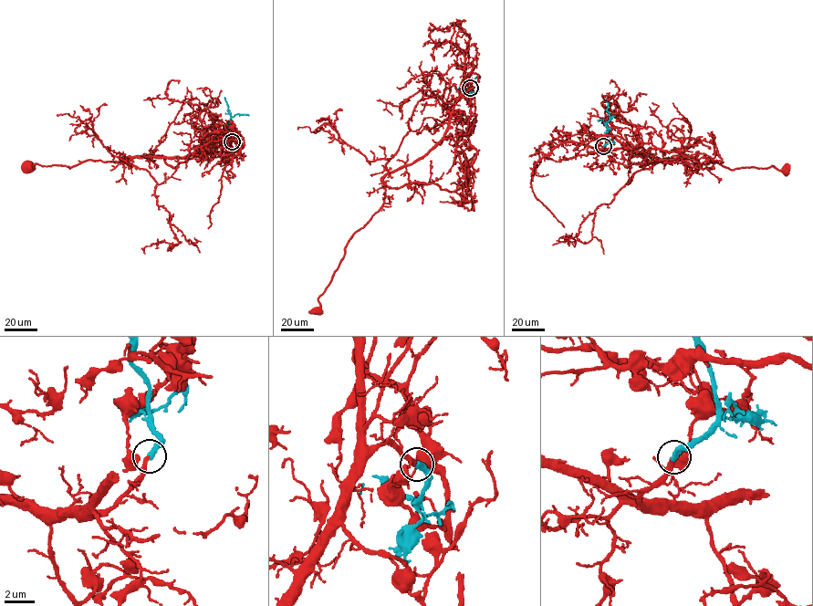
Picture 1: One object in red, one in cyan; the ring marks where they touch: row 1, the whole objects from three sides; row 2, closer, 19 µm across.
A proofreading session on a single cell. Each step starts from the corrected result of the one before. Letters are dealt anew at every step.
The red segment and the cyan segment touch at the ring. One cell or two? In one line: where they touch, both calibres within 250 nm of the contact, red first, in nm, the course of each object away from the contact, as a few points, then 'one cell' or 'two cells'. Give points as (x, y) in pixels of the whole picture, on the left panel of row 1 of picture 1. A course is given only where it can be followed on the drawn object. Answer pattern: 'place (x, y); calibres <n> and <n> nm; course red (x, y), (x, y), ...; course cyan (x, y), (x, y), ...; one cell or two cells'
place (232, 141); calibres 200 and 380 nm; course red (232, 141), (188, 156), (123, 155), (29, 169); course cyan (232, 141), (230, 115), (224, 97); one cell

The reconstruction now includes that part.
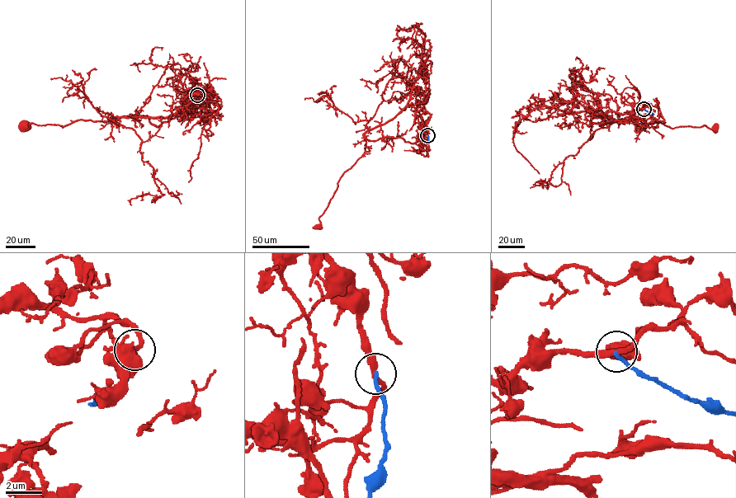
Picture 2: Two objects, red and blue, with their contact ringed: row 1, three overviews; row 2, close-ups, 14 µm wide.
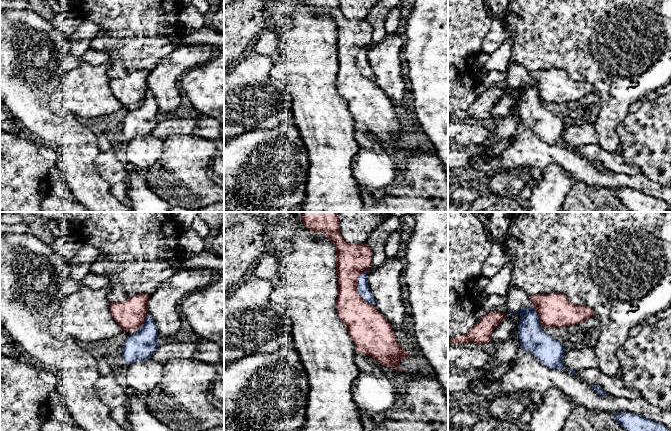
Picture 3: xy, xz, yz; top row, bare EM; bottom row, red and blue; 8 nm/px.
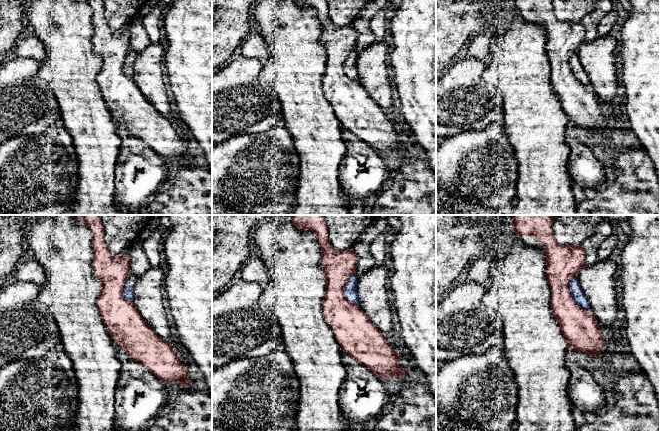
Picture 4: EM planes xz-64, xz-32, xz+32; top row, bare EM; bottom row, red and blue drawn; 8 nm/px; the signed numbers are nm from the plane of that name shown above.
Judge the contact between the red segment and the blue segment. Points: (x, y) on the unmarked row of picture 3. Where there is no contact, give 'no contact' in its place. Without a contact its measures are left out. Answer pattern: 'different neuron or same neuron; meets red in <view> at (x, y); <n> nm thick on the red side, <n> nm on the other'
different neuron; meets red in xz at (356, 65); 280 nm thick on the red side, 100 nm on the other

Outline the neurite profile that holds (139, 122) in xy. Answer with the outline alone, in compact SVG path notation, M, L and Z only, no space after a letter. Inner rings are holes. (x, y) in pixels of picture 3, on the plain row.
M148 89L140 106L127 113L123 121L123 136L128 141L151 134L159 121L158 115L158 104Z

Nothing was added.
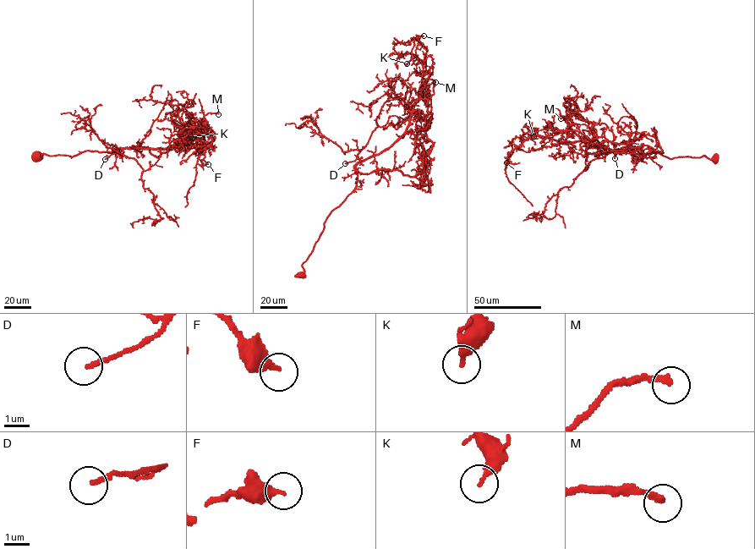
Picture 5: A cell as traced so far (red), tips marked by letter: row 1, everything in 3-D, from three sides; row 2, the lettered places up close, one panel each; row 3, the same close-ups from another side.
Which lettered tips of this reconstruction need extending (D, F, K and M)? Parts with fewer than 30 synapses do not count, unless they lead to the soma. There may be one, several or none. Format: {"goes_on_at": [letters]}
{"goes_on_at": ["M"]}

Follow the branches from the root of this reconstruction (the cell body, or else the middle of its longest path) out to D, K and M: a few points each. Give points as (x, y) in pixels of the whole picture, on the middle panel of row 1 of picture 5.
D: (301, 275), (302, 265), (312, 250), (326, 217), (356, 185), (355, 166), (360, 161), (345, 163)
K: (301, 275), (326, 217), (354, 189), (355, 166), (388, 149), (405, 130), (423, 71), (415, 56), (407, 63)
M: (301, 275), (326, 217), (354, 189), (355, 166), (400, 138), (420, 93), (435, 82)

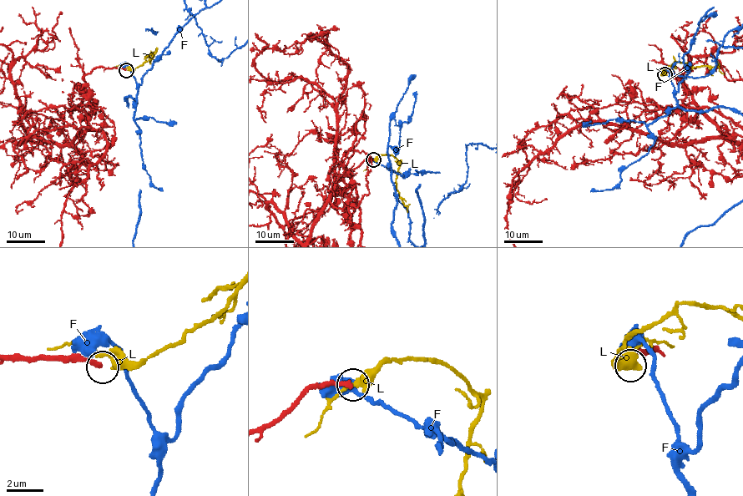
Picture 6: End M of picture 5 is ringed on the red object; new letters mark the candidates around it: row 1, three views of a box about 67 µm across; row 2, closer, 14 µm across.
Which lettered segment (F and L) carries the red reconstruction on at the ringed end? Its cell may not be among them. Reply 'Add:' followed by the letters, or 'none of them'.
Add: none of them

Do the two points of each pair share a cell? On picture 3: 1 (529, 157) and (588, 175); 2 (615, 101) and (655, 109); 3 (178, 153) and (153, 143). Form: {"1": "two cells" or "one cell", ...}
{"1": "one cell", "2": "two cells", "3": "two cells"}

